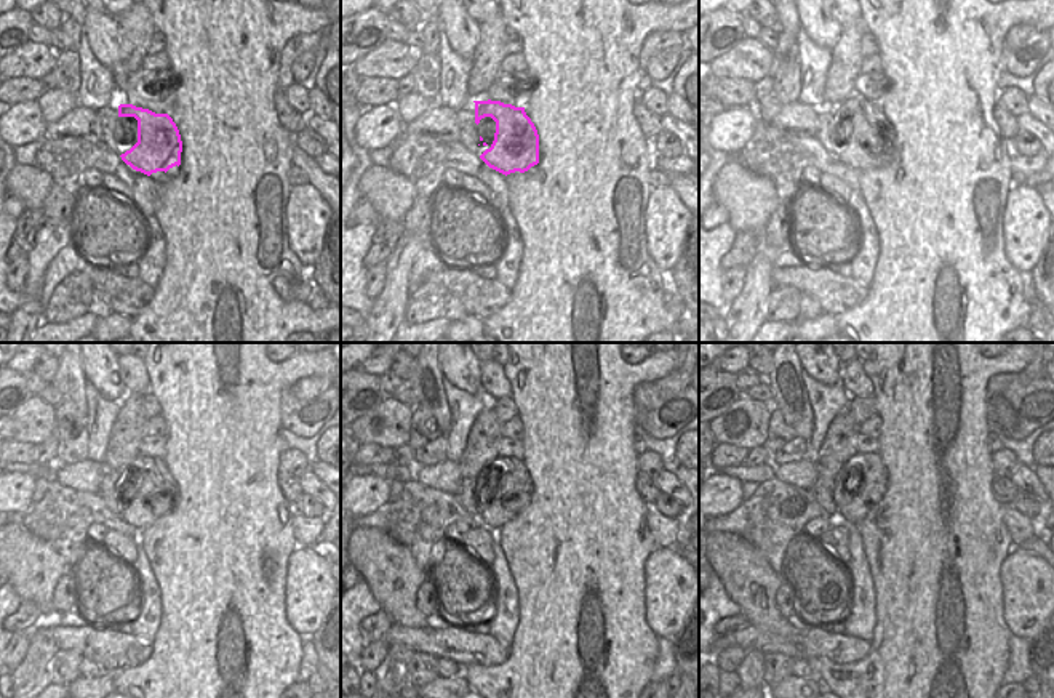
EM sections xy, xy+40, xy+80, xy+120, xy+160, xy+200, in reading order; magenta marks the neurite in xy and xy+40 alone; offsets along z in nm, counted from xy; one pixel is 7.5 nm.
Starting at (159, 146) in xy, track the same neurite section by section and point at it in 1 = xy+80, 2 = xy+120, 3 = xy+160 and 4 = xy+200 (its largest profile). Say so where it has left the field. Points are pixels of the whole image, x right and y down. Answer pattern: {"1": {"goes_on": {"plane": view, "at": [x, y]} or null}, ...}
{"1": {"goes_on": {"plane": "xy+80", "at": [866, 144]}}, "2": {"goes_on": {"plane": "xy+120", "at": [152, 484]}}, "3": {"goes_on": {"plane": "xy+160", "at": [511, 484]}}, "4": {"goes_on": {"plane": "xy+200", "at": [867, 481]}}}

